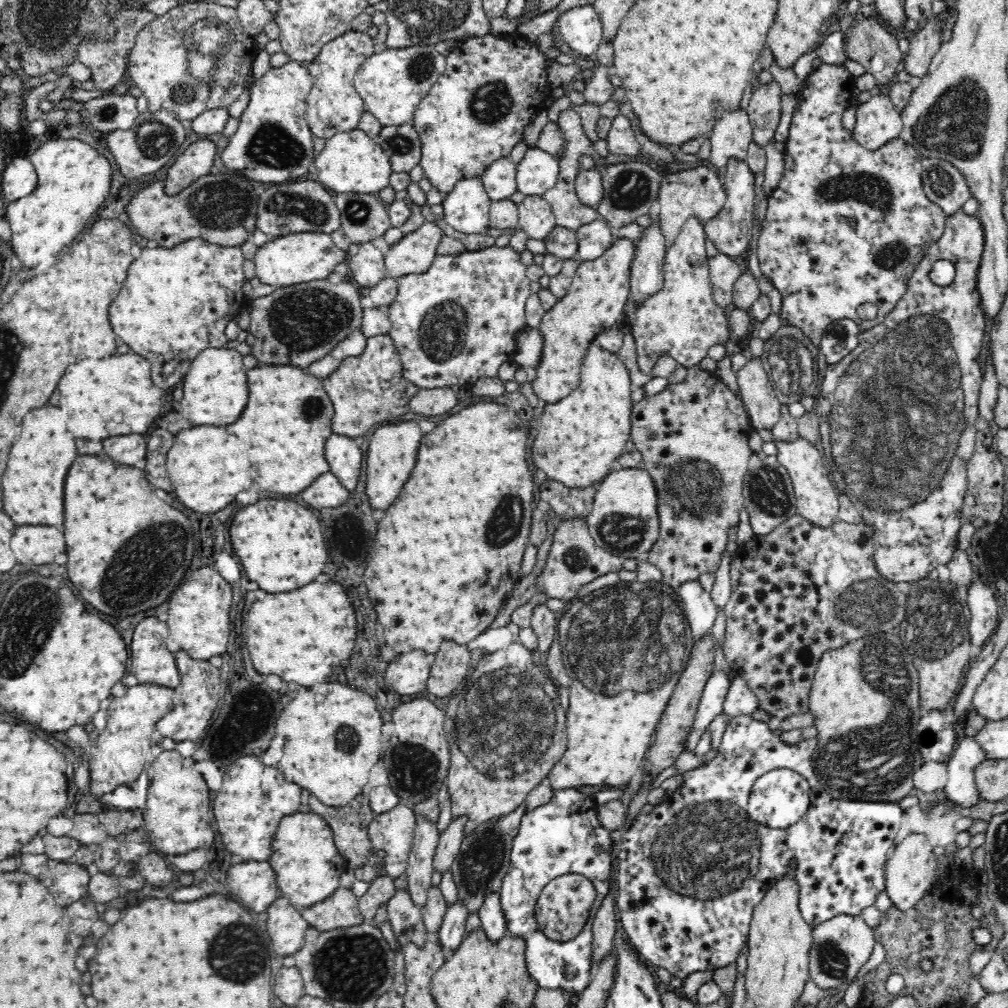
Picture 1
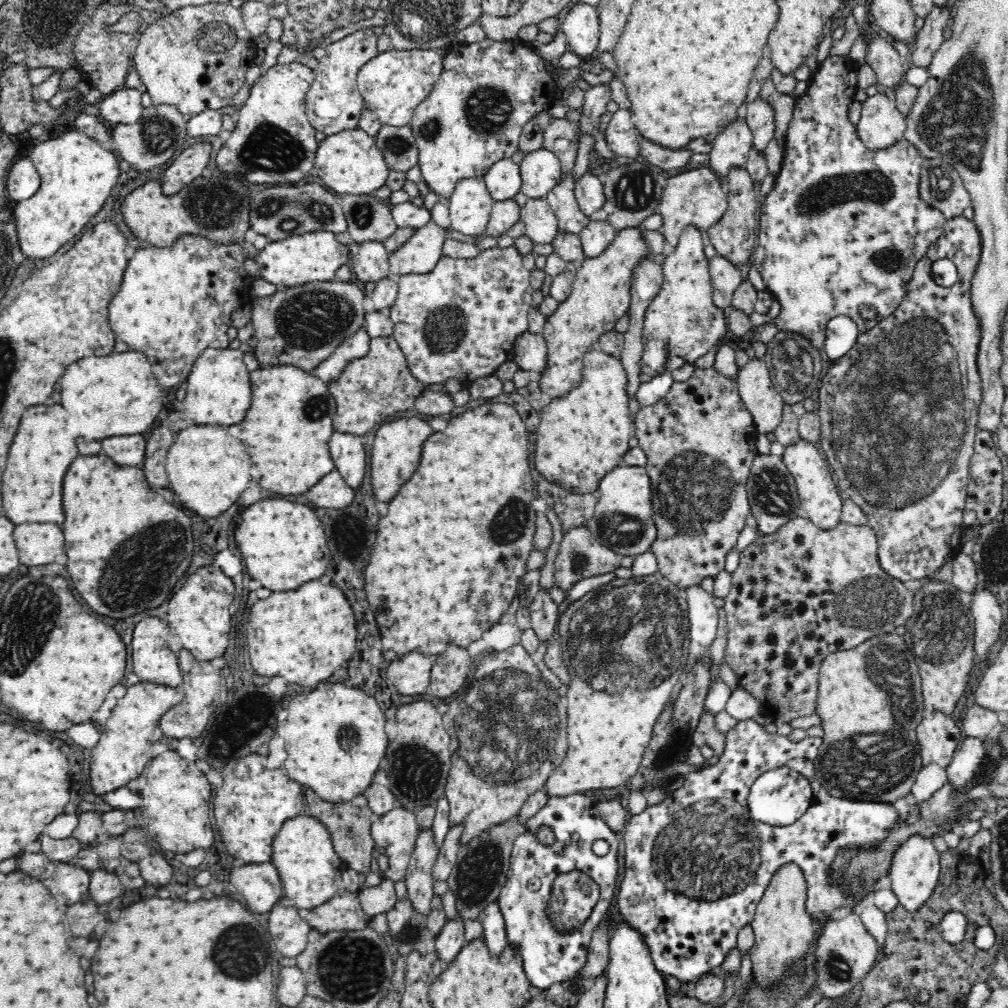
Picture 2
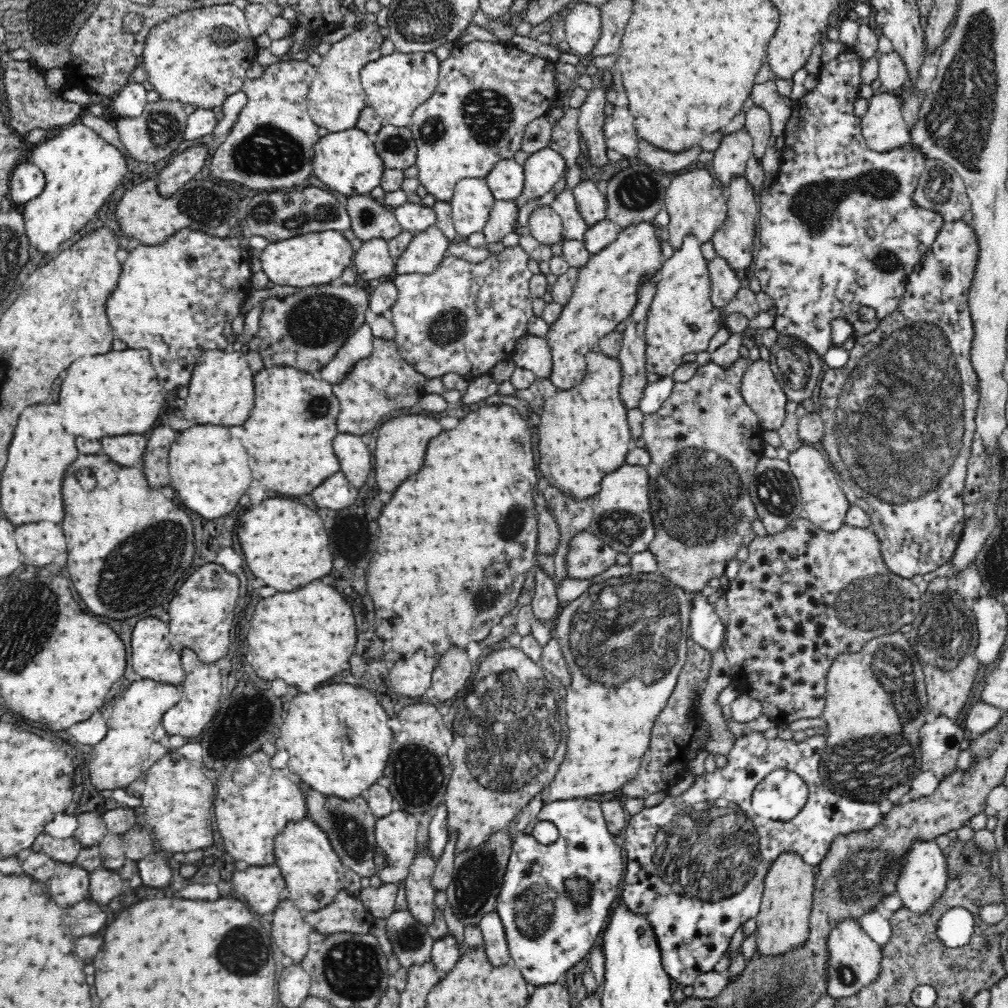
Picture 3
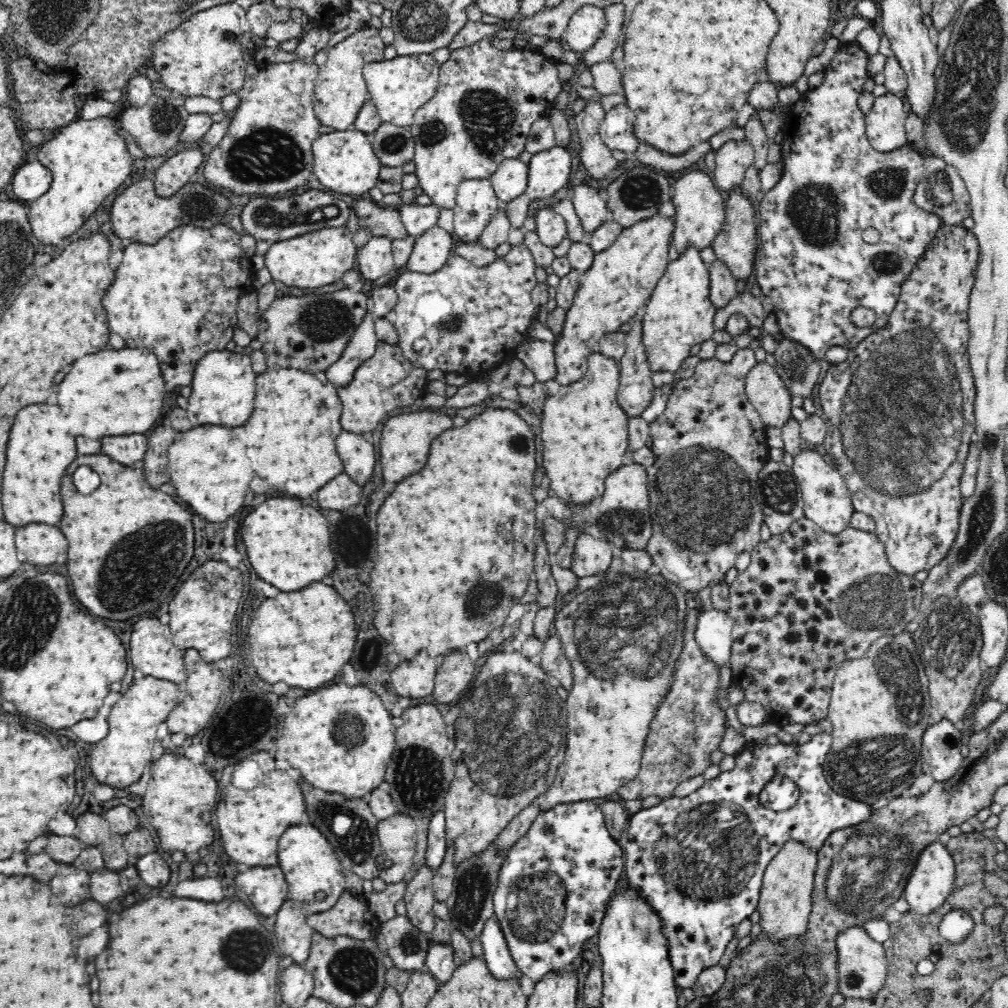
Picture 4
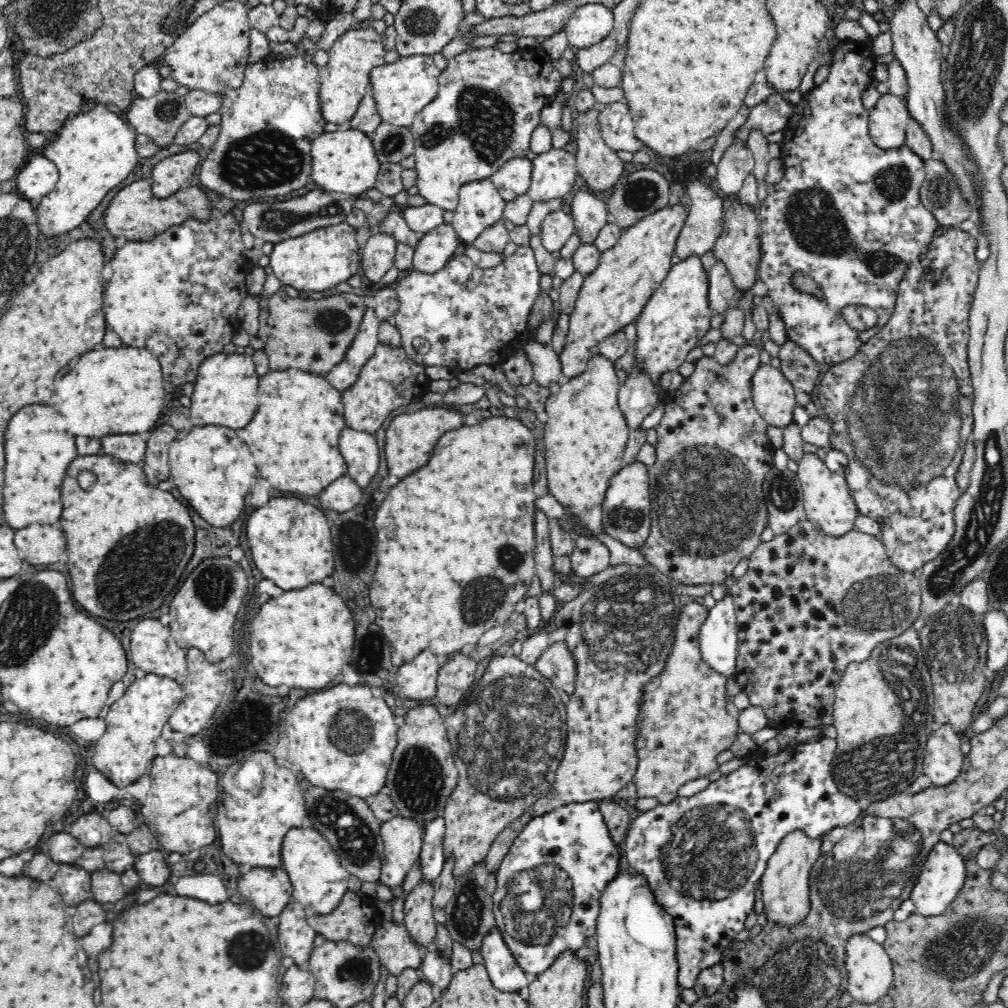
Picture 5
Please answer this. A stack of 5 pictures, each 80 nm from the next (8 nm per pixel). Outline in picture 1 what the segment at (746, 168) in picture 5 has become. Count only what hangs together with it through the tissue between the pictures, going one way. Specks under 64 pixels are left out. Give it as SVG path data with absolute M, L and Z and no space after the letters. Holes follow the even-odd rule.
M739 107L734 111L724 112L708 136L710 157L714 166L724 168L730 158L747 158L747 150L753 140L753 129L747 110Z

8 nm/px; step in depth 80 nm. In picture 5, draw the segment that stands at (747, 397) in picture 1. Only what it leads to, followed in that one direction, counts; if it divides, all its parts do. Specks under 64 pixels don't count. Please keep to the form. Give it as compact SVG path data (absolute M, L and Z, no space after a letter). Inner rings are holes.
M760 364L752 375L750 394L753 405L768 425L784 427L793 423L796 392L779 368Z

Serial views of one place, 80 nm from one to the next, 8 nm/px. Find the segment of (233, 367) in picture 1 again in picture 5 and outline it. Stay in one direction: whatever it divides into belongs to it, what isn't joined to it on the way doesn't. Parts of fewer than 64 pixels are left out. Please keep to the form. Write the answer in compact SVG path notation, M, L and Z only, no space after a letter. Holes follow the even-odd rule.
M216 352L206 356L198 366L198 376L193 382L194 394L190 404L190 418L196 426L216 424L216 426L228 426L228 428L244 428L258 406L258 376L254 369L252 355L245 353Z

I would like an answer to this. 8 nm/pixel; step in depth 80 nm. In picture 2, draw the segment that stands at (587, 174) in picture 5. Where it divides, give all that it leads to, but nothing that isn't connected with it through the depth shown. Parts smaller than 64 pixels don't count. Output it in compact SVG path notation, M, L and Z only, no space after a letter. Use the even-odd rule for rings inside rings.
M598 84L590 86L584 91L584 104L582 120L580 120L580 131L582 134L596 134L599 131L600 117L607 112L608 101L611 100L610 84Z

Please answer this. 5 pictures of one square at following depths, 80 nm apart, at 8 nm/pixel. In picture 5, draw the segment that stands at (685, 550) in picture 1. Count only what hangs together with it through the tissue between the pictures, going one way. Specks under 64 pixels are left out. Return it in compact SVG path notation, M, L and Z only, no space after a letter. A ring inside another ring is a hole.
M744 344L736 354L736 358L730 364L720 364L714 357L702 357L696 363L694 372L684 378L681 385L668 393L664 399L665 413L660 422L654 426L657 442L655 462L648 466L649 491L651 494L651 529L650 536L646 540L644 548L641 548L642 555L646 557L648 564L658 569L659 573L668 578L678 580L684 585L702 586L714 583L724 583L726 578L732 574L734 568L742 558L750 557L752 552L761 544L761 534L765 526L768 525L768 511L766 511L766 501L764 501L764 490L762 482L766 472L772 466L772 457L775 448L772 447L768 435L766 435L767 422L760 416L757 408L753 405L750 394L750 382L752 375L760 366L760 348Z

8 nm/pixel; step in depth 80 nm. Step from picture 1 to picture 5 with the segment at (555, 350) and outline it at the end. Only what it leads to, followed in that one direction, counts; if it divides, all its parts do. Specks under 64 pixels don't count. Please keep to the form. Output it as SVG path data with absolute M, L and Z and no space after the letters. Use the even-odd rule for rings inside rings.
M682 203L666 206L625 229L618 242L600 254L594 272L584 275L574 310L569 314L568 335L558 352L563 376L570 380L586 372L589 360L599 354L598 342L622 331L641 315L645 304L672 266L674 244L684 220L686 207Z

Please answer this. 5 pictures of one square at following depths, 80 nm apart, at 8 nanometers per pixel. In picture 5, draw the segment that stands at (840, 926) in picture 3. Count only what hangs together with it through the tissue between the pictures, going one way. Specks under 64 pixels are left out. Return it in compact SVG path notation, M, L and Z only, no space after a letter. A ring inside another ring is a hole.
M864 932L852 934L846 940L844 947L846 947L846 960L844 960L846 992L857 1003L873 1004L873 1002L878 1002L886 994L886 990L890 988L893 976L892 963L886 949Z

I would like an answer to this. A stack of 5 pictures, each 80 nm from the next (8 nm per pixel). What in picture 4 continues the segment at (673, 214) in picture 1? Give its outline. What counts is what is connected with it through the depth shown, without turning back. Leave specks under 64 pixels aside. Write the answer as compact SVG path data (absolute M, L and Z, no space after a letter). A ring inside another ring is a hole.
M701 170L682 175L675 181L674 195L670 201L675 209L672 244L677 252L682 254L688 244L693 244L700 250L711 246L725 221L724 193L714 186L713 179Z

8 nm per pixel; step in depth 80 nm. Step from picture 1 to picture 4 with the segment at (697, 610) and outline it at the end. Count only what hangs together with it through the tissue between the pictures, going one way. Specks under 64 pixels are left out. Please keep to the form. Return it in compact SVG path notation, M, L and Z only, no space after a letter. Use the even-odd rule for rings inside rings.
M702 605L698 608L698 614L696 614L696 630L694 632L694 638L699 644L699 647L703 650L703 653L710 658L710 661L717 667L723 665L730 666L730 646L732 646L732 619L728 618L728 612L716 611L716 609L705 609Z

